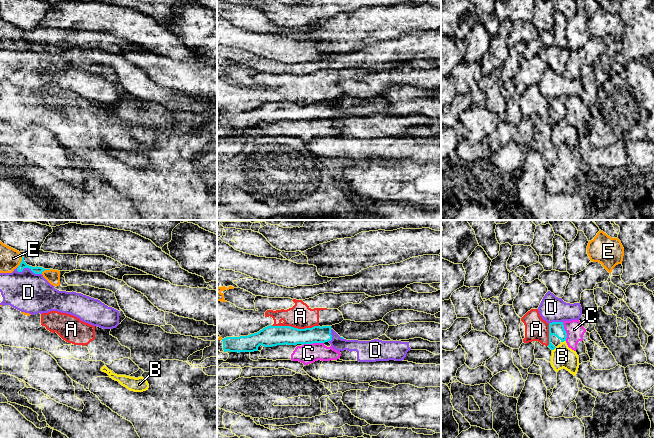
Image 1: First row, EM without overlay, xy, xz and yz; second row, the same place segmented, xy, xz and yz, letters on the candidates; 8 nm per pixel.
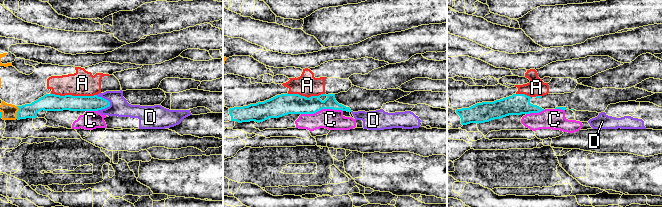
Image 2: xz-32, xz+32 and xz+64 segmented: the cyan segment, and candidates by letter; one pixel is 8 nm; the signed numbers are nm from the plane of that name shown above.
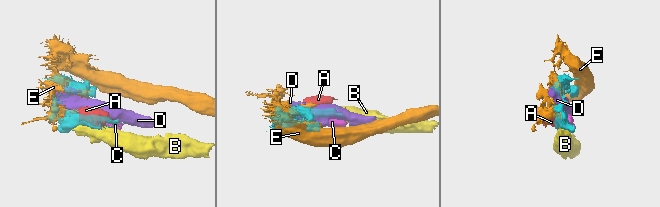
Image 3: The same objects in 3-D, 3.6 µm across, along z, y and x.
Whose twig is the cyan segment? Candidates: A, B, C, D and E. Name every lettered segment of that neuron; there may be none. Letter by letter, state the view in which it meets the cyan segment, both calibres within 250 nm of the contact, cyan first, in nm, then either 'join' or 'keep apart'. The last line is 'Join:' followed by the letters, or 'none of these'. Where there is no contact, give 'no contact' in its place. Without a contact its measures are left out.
A: xz | 170/200 nm | keep apart
B: yz | 110/180 nm | keep apart
C: xz | 150/160 nm | keep apart
D: xy | 60/320 nm | keep apart
E: xy | 60/170 nm | keep apart
Join: none of these

